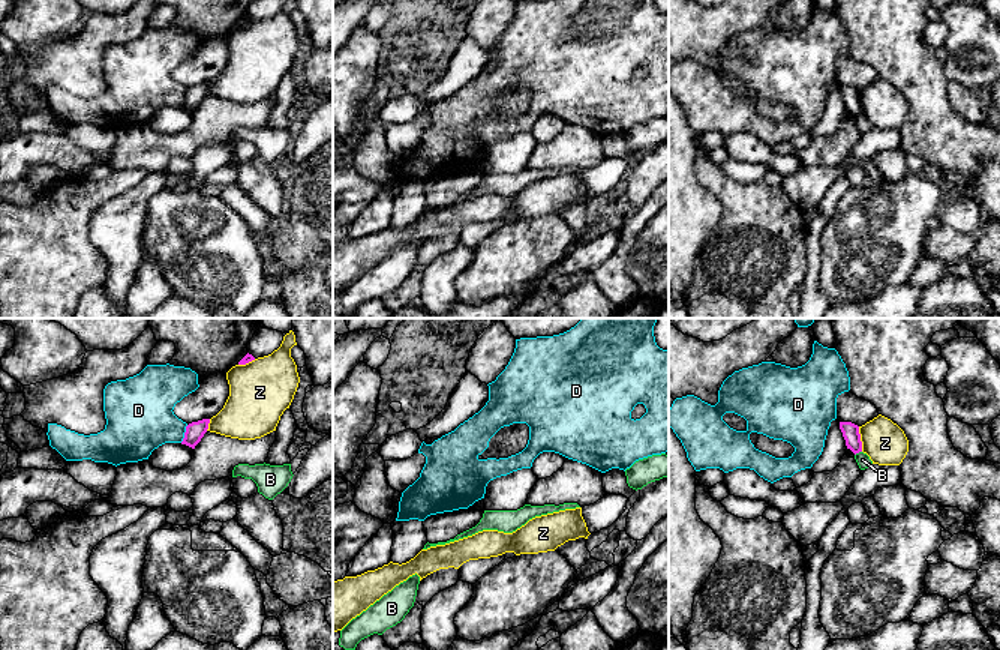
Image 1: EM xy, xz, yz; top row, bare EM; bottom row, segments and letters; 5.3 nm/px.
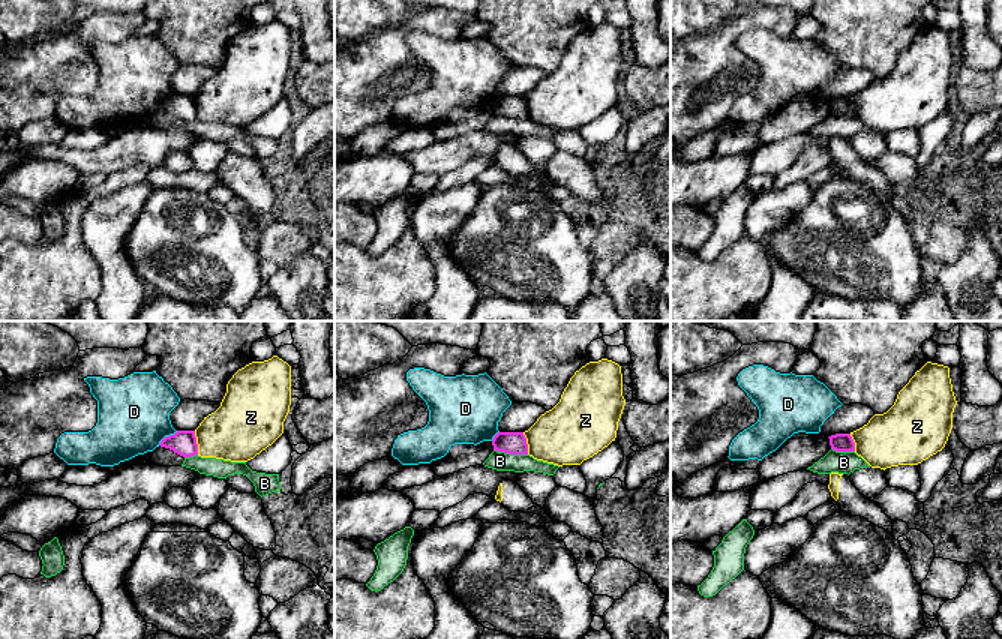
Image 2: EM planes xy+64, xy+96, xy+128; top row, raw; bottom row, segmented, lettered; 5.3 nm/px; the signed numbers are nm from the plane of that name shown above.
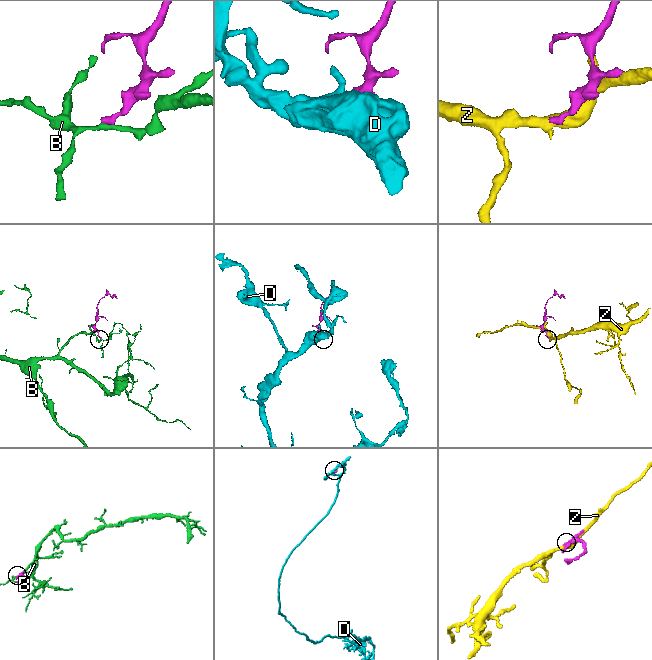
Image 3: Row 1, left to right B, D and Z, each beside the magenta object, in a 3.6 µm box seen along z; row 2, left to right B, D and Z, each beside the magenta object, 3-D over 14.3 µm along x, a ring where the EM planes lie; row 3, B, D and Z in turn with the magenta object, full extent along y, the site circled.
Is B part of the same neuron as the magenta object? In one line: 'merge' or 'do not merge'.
do not merge

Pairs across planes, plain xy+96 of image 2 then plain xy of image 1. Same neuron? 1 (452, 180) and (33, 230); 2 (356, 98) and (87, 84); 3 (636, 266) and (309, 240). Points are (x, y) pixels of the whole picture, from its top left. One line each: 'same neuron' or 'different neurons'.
1: same neuron
2: same neuron
3: different neurons

